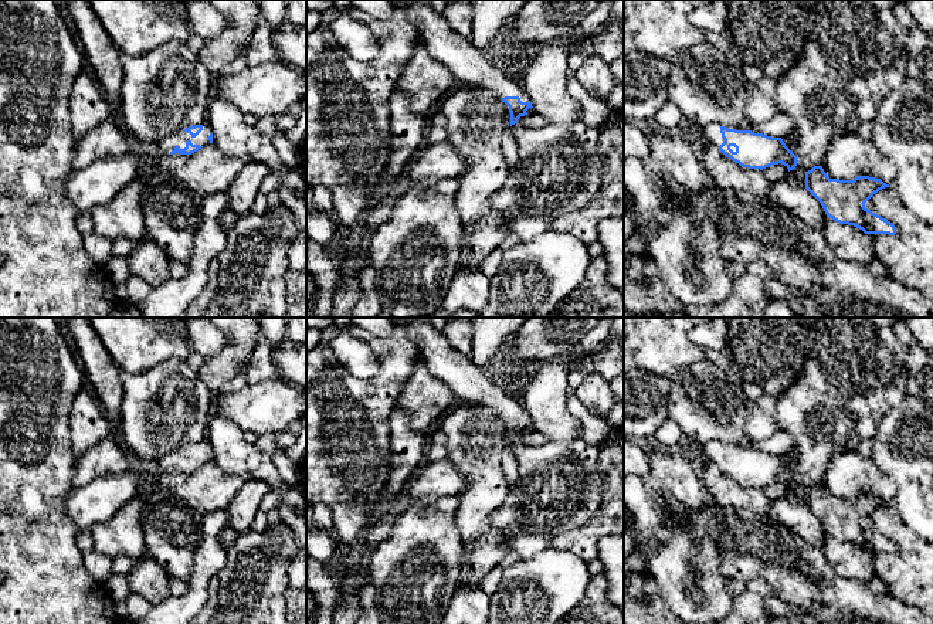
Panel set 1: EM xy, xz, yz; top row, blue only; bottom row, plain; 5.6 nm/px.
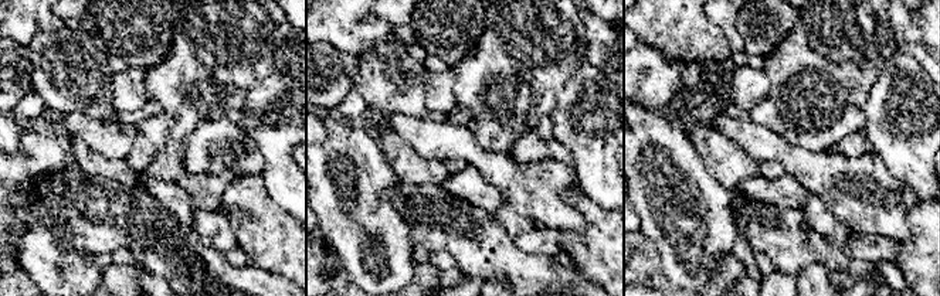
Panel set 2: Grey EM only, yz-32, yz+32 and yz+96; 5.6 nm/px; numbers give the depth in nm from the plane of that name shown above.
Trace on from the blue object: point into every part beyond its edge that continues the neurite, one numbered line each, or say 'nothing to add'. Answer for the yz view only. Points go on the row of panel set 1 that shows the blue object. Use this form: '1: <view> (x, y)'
1: yz (711, 134)

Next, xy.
1: xy (166, 145)

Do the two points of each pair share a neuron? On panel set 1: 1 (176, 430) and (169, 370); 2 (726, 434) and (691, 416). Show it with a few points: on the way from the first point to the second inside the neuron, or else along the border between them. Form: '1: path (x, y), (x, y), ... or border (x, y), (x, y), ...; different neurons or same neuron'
1: path (169, 416), (169, 385); same neuron
2: path (718, 427), (706, 416), (699, 416); same neuron

